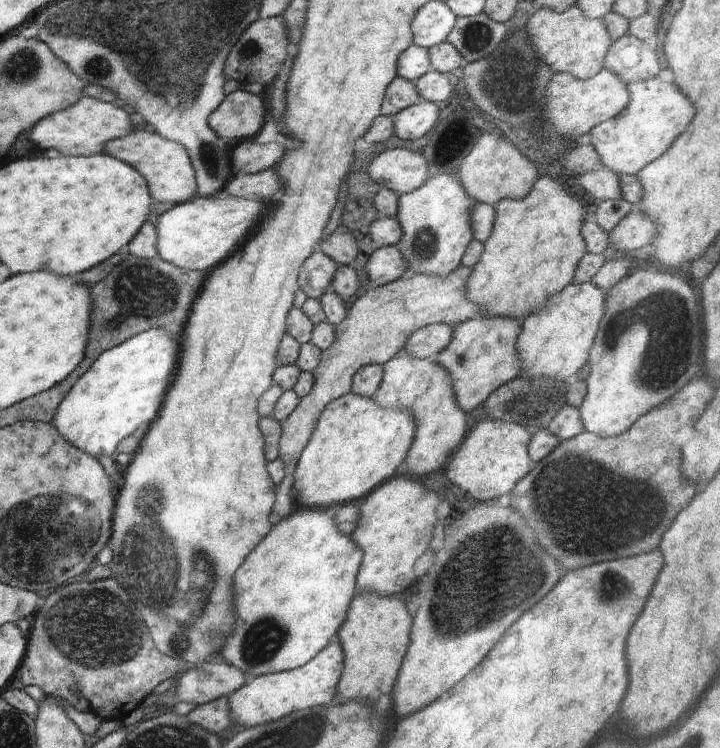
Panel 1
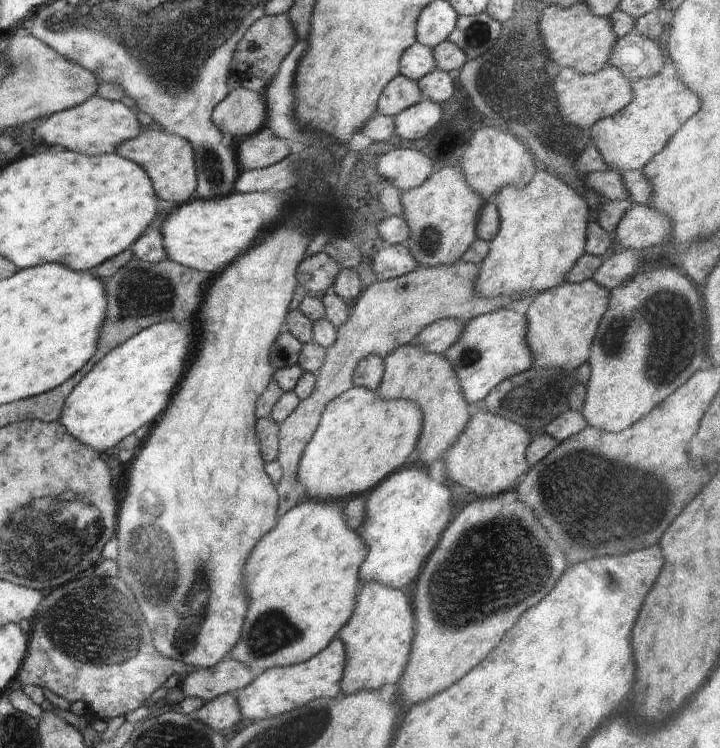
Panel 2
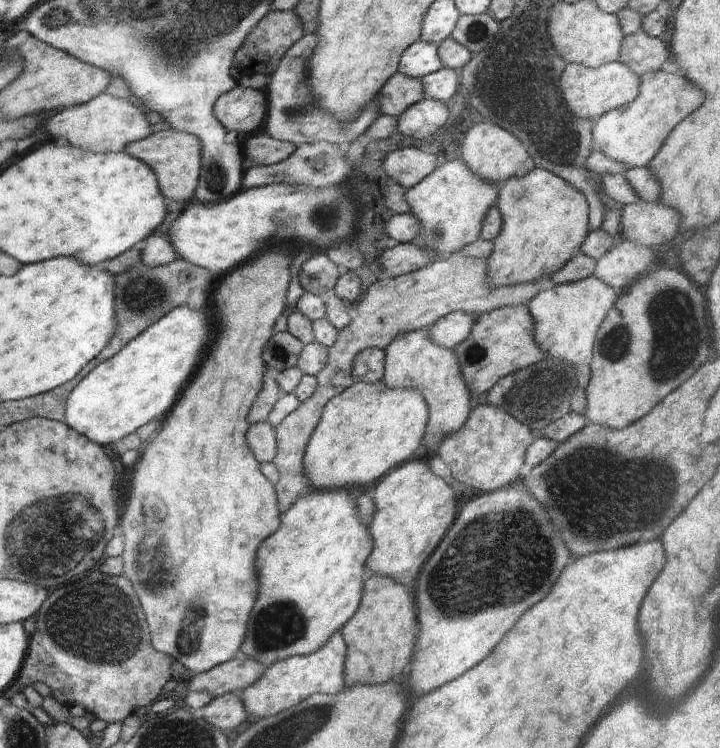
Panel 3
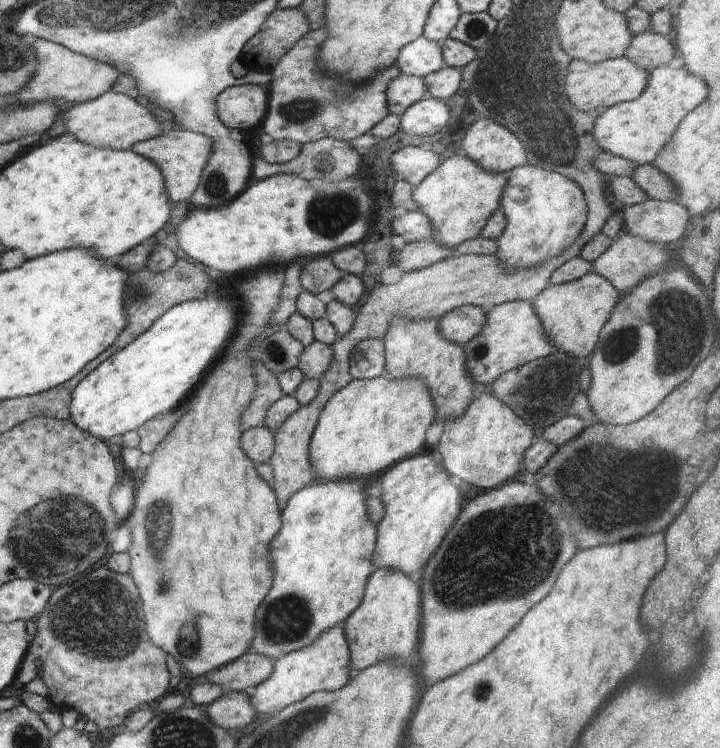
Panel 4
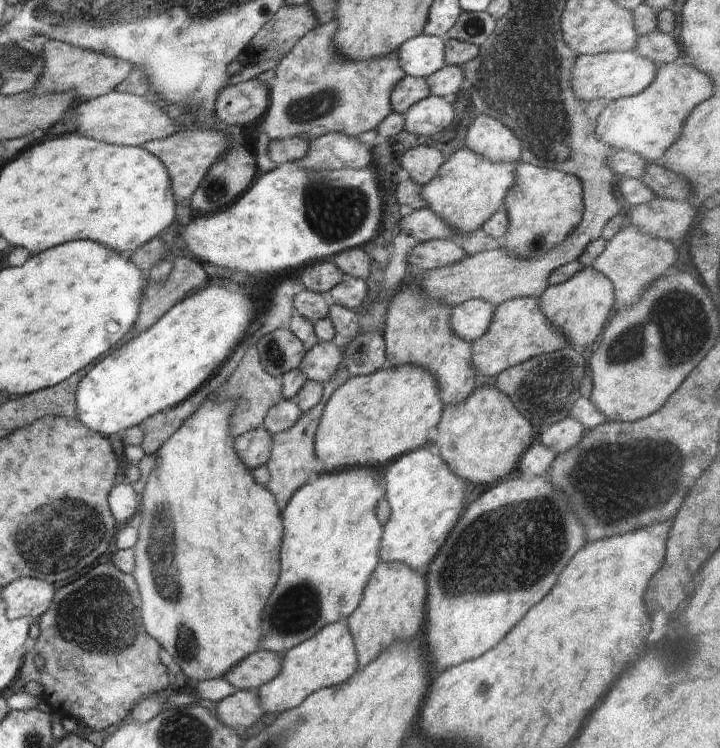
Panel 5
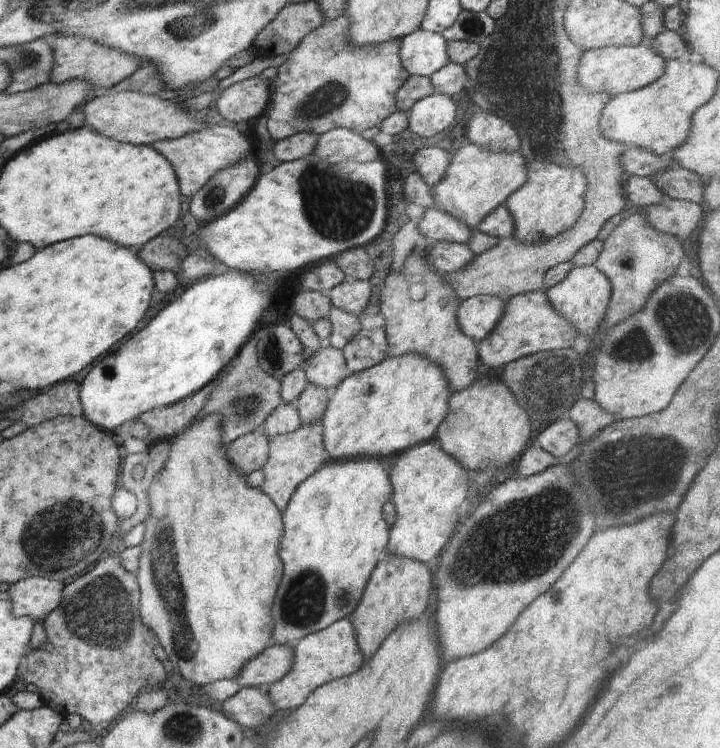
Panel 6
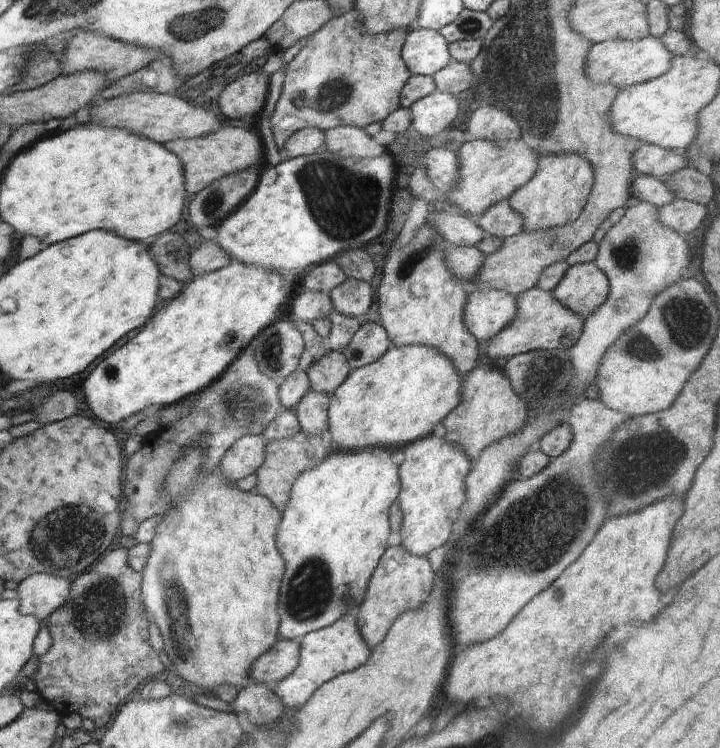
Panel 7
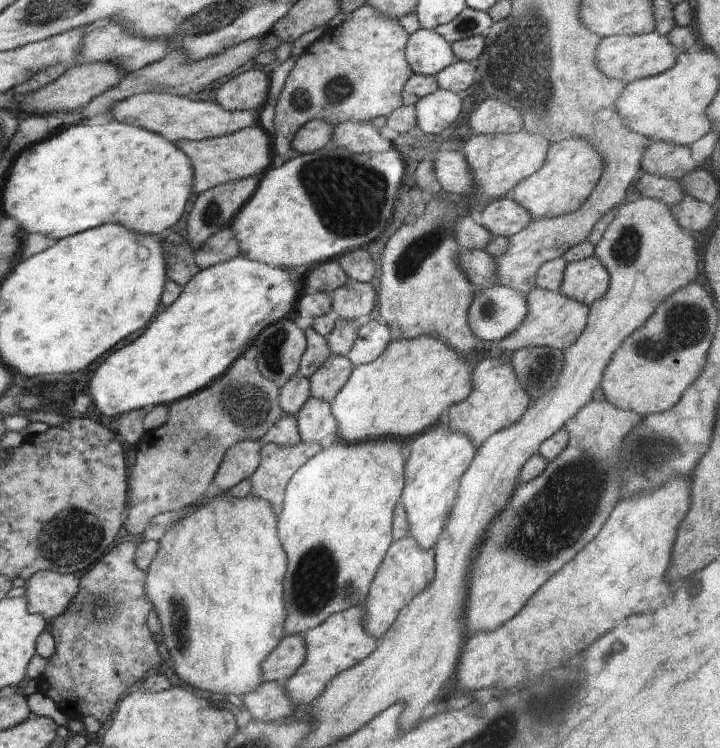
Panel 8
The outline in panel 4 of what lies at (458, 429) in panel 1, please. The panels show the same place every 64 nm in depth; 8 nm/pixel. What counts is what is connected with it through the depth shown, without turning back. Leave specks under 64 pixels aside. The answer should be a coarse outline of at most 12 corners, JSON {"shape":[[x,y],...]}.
{"shape":[[439,318],[390,322],[390,378],[430,390],[436,424],[458,420],[474,399],[461,345]]}

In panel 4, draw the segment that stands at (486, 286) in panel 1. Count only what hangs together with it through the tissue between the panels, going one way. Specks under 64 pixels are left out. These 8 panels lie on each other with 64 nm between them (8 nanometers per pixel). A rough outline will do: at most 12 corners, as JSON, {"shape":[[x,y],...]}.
{"shape":[[529,164],[500,196],[508,274],[562,254],[588,210],[578,183]]}

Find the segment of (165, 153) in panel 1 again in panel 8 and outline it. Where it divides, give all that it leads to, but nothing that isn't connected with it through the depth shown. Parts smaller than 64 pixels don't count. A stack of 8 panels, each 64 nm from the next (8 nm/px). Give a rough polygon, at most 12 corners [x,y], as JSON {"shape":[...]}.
{"shape":[[260,123],[176,144],[192,162],[193,192],[262,175],[273,136]]}

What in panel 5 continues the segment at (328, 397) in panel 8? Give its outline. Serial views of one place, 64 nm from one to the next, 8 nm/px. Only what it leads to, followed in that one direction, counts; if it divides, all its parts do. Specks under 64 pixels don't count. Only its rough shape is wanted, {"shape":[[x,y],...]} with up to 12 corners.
{"shape":[[319,341],[305,352],[299,369],[324,385],[342,362],[342,349]]}

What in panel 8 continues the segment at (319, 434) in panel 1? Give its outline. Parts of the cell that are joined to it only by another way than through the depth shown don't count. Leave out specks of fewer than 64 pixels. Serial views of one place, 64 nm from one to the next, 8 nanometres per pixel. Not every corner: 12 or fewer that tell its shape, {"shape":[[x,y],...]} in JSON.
{"shape":[[391,338],[331,400],[336,435],[409,443],[468,398],[474,358]]}

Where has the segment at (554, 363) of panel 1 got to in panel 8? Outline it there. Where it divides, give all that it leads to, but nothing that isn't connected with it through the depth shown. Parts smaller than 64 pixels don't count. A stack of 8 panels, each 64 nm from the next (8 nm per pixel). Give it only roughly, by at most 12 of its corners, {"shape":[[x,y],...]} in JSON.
{"shape":[[592,254],[567,263],[558,292],[589,308],[606,294]]}

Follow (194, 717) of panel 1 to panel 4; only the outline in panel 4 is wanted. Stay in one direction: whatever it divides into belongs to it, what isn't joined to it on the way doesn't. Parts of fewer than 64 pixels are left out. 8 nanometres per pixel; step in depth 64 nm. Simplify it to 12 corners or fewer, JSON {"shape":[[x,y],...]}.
{"shape":[[225,692],[206,716],[224,730],[257,716],[245,692]]}

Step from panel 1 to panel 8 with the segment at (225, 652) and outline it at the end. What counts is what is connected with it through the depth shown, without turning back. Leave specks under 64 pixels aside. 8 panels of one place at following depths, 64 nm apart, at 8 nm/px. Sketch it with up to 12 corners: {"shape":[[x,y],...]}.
{"shape":[[336,440],[290,478],[285,635],[363,606],[407,443]]}

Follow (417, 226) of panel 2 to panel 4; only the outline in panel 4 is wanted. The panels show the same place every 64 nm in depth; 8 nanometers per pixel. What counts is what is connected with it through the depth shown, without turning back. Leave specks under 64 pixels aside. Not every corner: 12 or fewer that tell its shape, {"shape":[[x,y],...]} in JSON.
{"shape":[[464,154],[412,190],[454,251],[500,207],[507,174]]}

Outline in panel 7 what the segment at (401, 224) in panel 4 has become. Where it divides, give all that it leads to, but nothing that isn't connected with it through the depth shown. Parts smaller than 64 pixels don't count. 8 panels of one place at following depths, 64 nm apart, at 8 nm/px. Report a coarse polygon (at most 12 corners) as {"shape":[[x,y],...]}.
{"shape":[[438,205],[425,224],[444,242],[476,247],[485,232],[460,208]]}

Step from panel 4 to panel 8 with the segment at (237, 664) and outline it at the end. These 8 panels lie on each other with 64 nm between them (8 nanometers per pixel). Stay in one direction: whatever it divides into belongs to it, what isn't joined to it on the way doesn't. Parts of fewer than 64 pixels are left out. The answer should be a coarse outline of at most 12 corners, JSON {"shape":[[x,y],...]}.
{"shape":[[284,635],[262,662],[262,678],[284,682],[304,664],[306,642]]}

